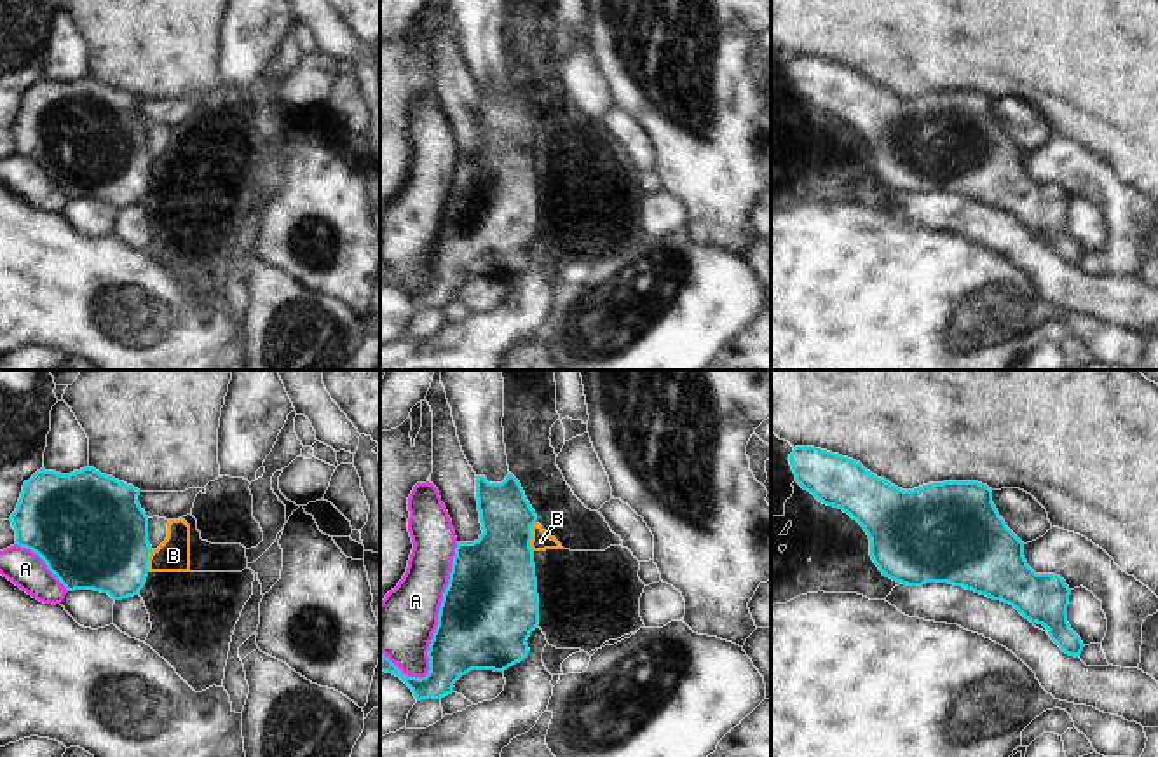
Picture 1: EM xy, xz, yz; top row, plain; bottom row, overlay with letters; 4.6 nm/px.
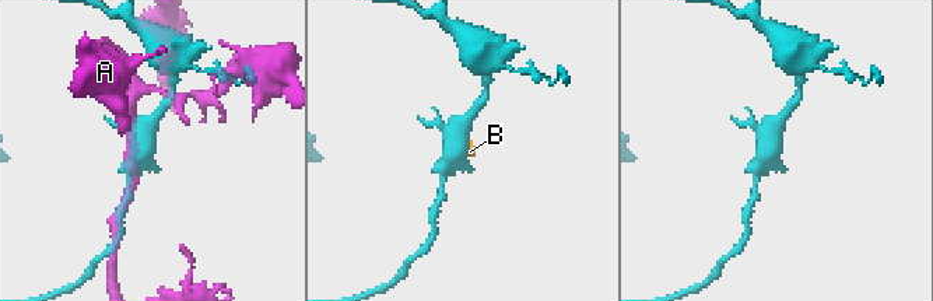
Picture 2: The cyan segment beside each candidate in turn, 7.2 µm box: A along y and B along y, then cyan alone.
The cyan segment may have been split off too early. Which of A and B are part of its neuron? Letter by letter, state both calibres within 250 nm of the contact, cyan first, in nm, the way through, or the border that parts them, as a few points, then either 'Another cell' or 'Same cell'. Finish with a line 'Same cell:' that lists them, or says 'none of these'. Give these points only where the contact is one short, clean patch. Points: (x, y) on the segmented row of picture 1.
A: Thickness 440 nm (cyan) against 300 nm. Another cell
B: Thickness 380 nm (cyan) against 90 nm. Path across: xz (494, 576), (531, 536), (541, 541). Same cell
Same cell: B.

